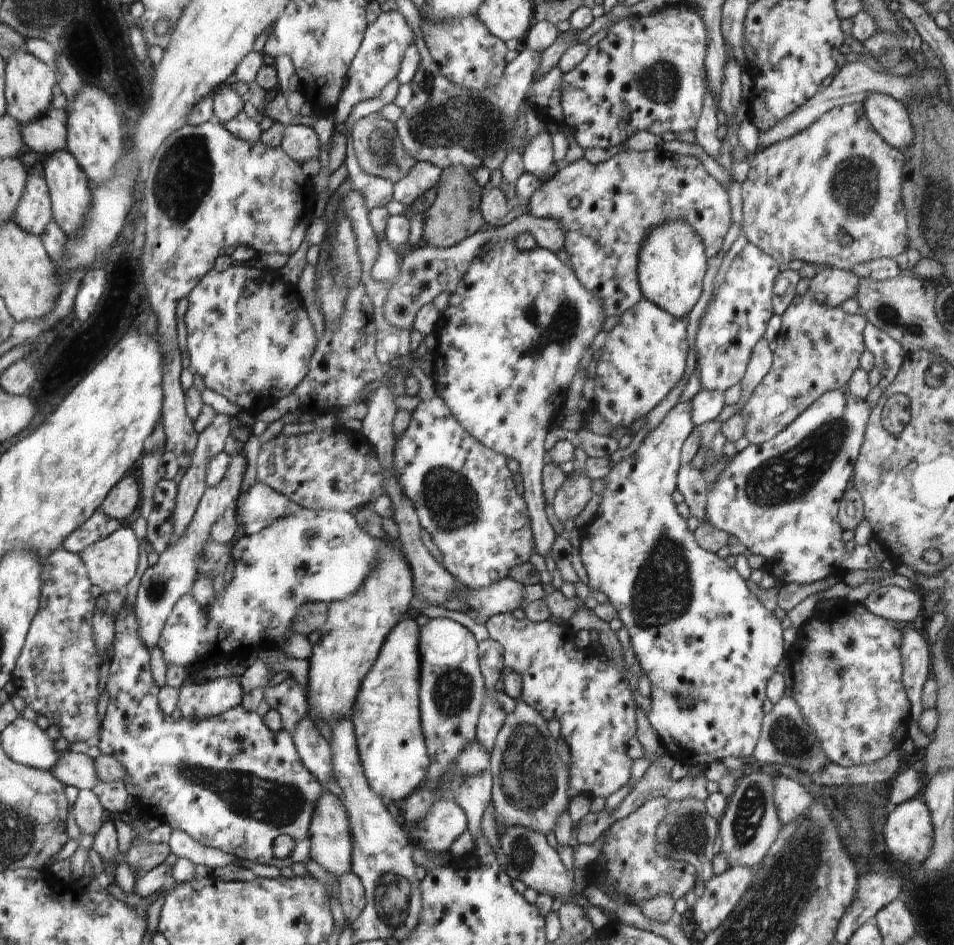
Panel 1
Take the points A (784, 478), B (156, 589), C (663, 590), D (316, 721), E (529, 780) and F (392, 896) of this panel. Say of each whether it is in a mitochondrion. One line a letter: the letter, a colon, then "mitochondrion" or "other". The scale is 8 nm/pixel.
A: mitochondrion
B: mitochondrion
C: mitochondrion
D: other
E: mitochondrion
F: mitochondrion

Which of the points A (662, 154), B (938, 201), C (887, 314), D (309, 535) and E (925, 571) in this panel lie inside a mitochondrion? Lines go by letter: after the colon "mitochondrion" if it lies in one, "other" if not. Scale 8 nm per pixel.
A: other
B: mitochondrion
C: mitochondrion
D: mitochondrion
E: other

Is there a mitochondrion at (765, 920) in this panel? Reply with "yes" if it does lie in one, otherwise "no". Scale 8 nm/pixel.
yes

